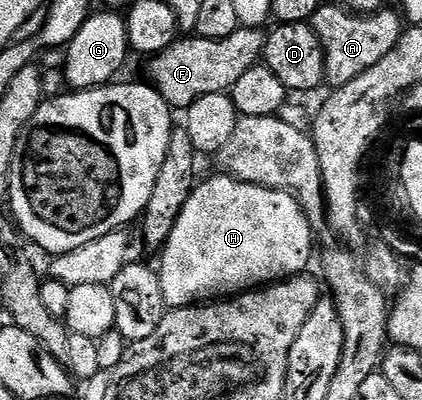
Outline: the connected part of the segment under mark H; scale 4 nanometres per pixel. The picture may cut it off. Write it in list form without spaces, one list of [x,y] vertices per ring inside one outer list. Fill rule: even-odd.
[[[226,174],[218,175],[209,177],[204,184],[202,181],[191,193],[177,218],[177,226],[173,226],[173,234],[169,234],[169,242],[161,249],[163,261],[157,264],[157,271],[168,309],[189,308],[212,298],[290,280],[292,276],[308,271],[313,228],[296,200],[276,188],[246,184]]]

